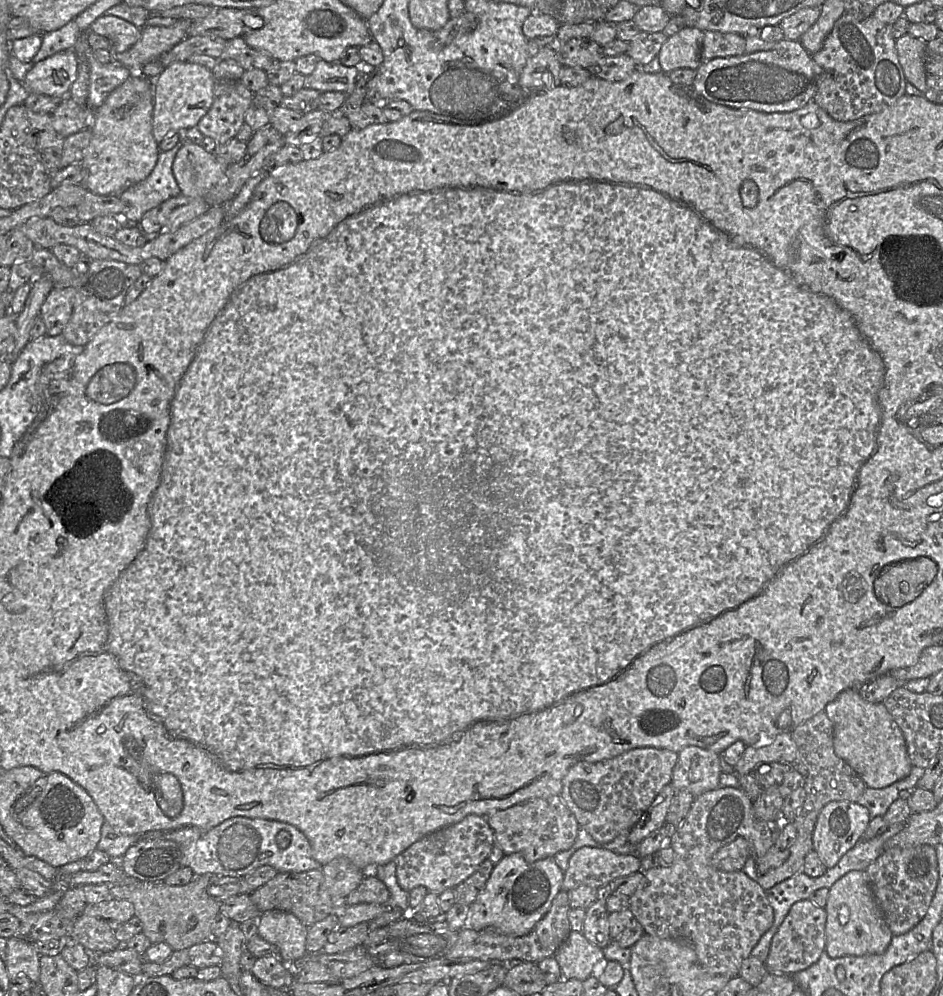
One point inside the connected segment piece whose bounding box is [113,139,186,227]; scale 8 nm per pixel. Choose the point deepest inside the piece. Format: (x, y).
(160, 185)

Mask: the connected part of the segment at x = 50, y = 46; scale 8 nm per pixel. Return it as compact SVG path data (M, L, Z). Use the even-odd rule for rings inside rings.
M73 19L54 31L39 34L42 36L42 43L35 54L34 64L58 52L73 49L81 33Z

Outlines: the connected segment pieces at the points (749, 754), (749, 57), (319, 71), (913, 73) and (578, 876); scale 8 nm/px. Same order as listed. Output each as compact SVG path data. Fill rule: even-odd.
M781 733L770 742L747 746L734 769L739 775L751 773L761 763L798 761L798 748L791 733Z
M783 39L770 50L703 61L696 69L692 87L707 100L731 108L791 112L812 100L819 74L820 68L799 40Z
M318 59L314 71L305 76L304 87L322 92L338 91L350 95L360 67L346 67L339 62Z
M910 34L903 35L895 42L898 59L906 80L922 92L926 91L926 43Z
M584 846L570 857L561 890L570 891L580 886L598 889L619 877L640 870L642 862L638 855L617 854L606 849Z

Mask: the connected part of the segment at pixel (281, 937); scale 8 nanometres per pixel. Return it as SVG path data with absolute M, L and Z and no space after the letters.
M270 910L258 918L258 935L275 946L289 966L307 954L307 932L308 927L289 912Z

